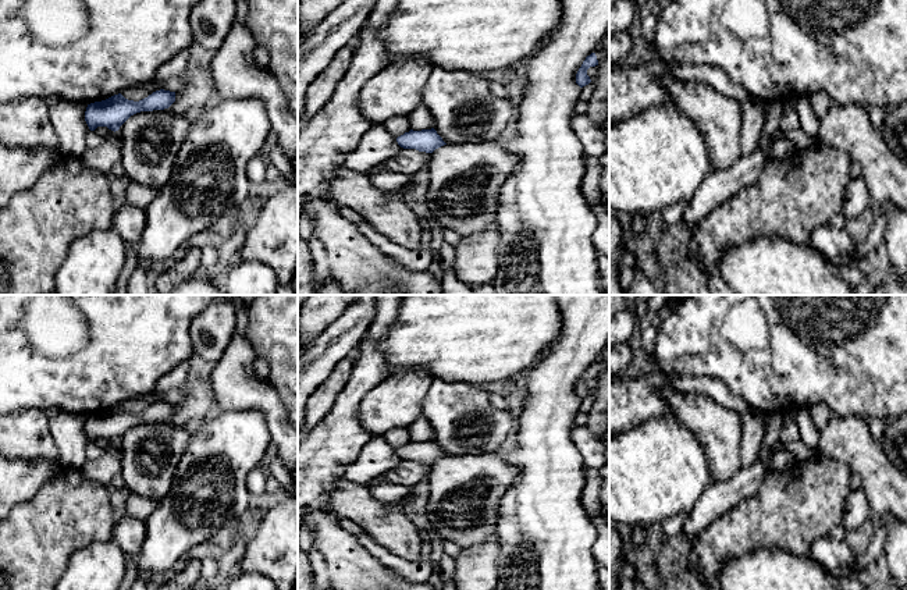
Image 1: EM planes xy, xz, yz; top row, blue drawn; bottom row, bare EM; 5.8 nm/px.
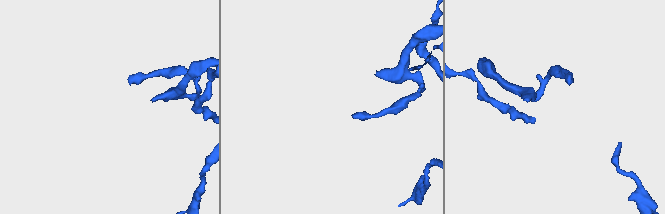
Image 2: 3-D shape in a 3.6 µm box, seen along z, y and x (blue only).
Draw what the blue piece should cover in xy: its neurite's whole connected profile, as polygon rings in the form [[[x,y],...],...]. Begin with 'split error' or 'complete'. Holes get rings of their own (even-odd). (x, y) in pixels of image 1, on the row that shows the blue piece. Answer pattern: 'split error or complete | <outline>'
complete | [[[164,89],[156,90],[139,102],[128,100],[118,93],[106,100],[88,104],[85,121],[90,131],[97,127],[107,127],[115,132],[131,115],[141,111],[164,110],[174,102],[175,92]]]

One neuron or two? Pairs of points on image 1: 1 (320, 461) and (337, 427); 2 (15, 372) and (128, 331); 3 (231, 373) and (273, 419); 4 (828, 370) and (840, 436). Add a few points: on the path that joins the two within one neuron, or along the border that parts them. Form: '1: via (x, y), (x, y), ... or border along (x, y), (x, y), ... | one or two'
1: via (326, 452), (337, 441), (337, 436) | one
2: via (43, 372), (89, 370), (100, 359) | one
3: via (242, 384), (266, 408) | one
4: border along (832, 413), (842, 416), (861, 415), (865, 419) | two

